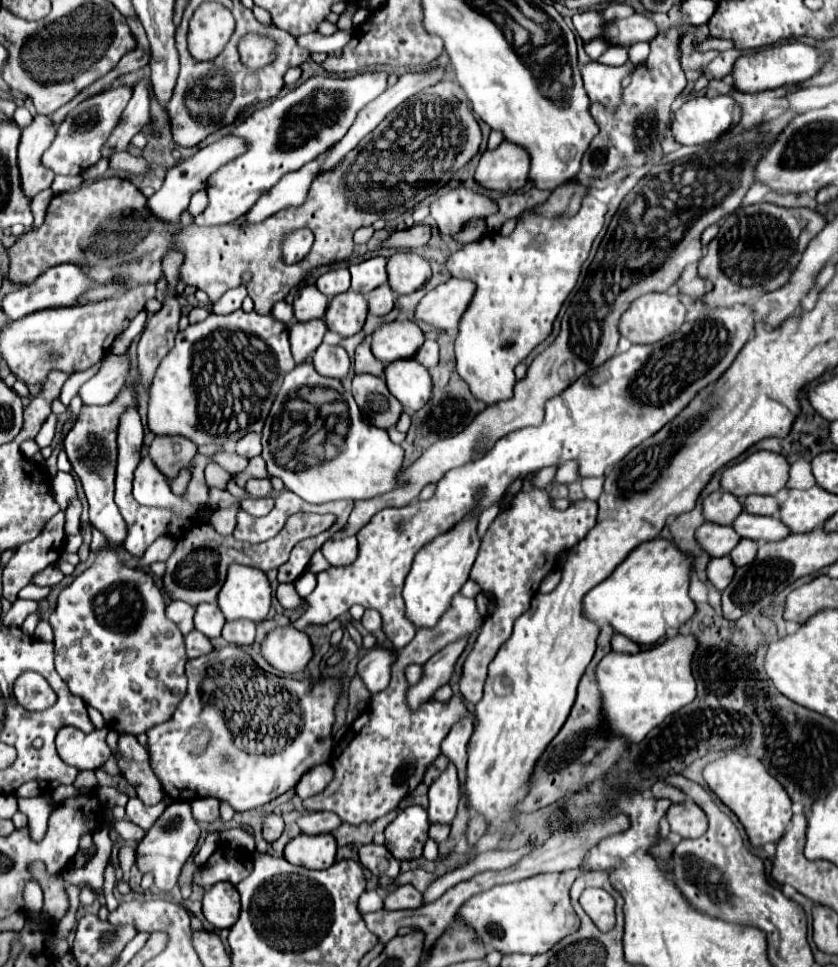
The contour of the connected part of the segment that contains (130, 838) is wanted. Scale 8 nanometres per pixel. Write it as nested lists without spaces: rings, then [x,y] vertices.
[[[121,820],[116,824],[116,832],[130,844],[130,842],[140,842],[142,840],[142,834],[146,834],[142,828],[138,828],[137,825],[129,820]]]

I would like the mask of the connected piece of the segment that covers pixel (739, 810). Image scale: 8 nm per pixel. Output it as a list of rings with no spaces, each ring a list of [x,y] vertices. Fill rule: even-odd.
[[[728,752],[720,760],[712,762],[704,770],[704,780],[710,790],[728,806],[744,826],[748,840],[754,848],[760,848],[768,842],[778,842],[792,818],[792,802],[786,796],[786,790],[778,780],[774,780],[764,764],[756,756],[742,756]]]

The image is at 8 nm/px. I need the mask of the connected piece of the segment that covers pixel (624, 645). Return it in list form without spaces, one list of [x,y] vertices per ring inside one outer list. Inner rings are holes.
[[[616,634],[614,640],[612,640],[612,650],[614,652],[628,652],[628,654],[636,654],[640,650],[638,644],[634,644],[630,638],[622,636],[622,634]]]

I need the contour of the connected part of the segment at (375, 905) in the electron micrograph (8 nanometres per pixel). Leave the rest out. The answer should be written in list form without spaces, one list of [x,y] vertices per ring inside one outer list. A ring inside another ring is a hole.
[[[366,890],[366,892],[360,896],[358,910],[360,910],[362,914],[368,914],[368,912],[382,910],[382,906],[384,906],[384,900],[382,900],[382,896],[380,896],[376,890]]]

